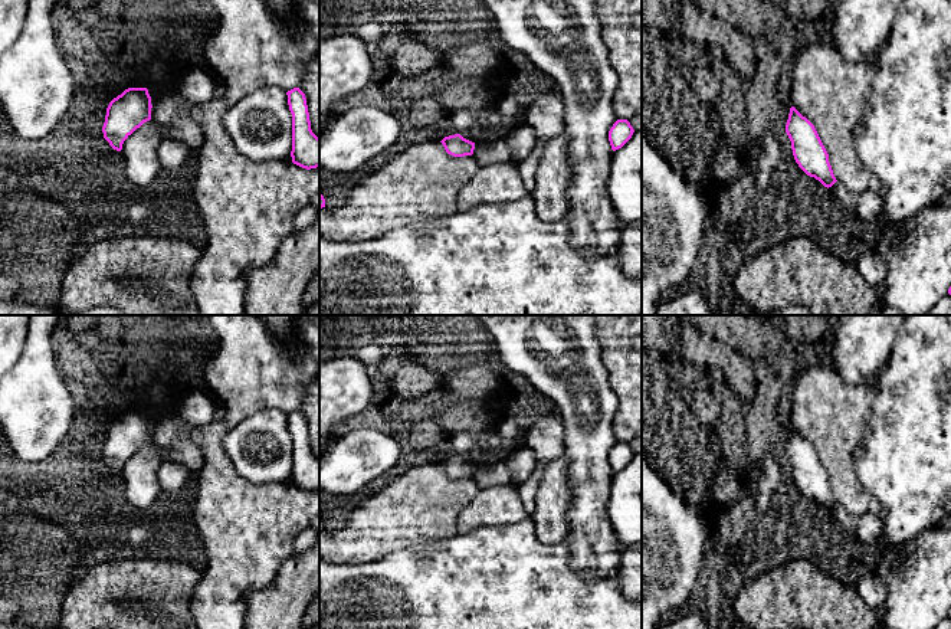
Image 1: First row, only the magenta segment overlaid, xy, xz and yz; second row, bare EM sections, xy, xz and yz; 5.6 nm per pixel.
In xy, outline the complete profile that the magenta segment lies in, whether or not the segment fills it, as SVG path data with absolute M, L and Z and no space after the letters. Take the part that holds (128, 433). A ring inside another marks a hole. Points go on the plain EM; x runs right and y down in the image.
M128 410L114 420L102 449L104 461L121 474L124 463L144 445L151 442L151 419L147 410Z

